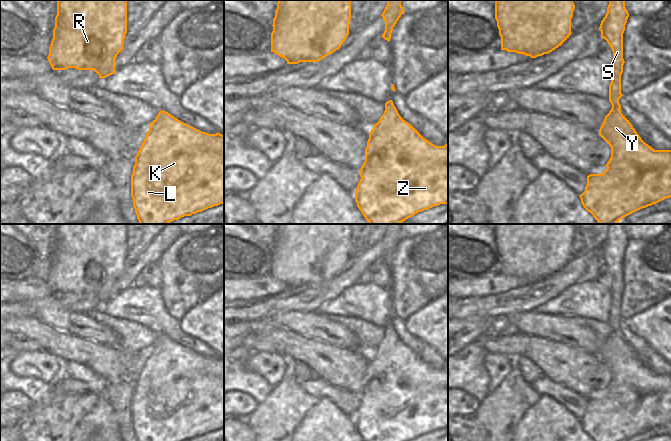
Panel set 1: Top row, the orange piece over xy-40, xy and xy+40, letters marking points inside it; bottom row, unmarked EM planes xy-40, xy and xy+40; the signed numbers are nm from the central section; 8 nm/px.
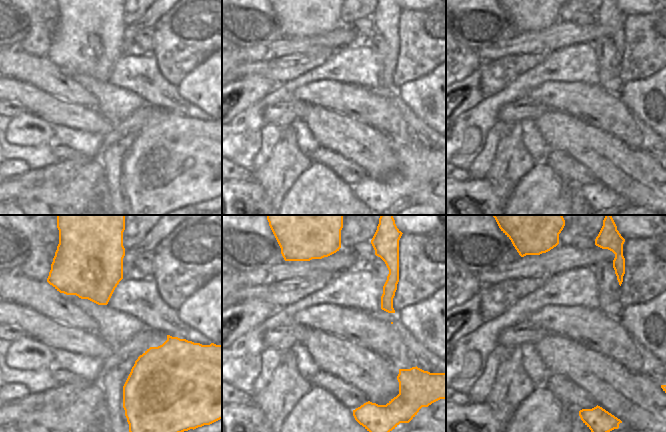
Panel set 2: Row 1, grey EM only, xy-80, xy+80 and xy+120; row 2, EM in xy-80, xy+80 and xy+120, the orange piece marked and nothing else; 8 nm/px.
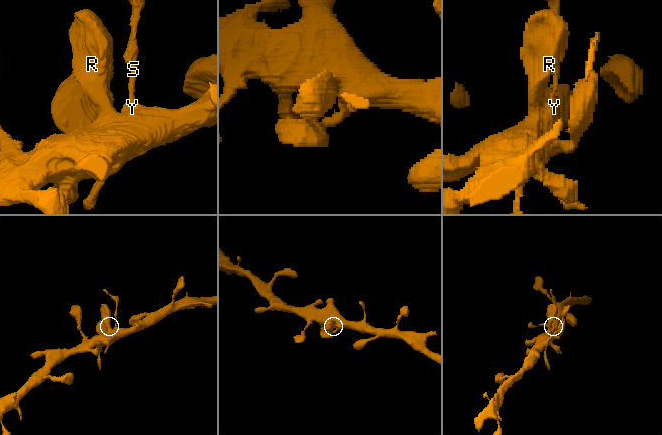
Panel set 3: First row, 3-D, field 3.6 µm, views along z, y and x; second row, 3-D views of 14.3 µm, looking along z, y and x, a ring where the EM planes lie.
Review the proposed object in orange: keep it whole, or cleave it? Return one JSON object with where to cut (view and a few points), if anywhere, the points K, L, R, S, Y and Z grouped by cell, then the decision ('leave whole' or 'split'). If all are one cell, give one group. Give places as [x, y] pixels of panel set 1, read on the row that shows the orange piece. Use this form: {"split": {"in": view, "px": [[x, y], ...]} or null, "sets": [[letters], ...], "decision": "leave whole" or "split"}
{"split": {"in": "xy+40", "px": [[612, 103], [619, 109]]}, "sets": [["K", "L", "R", "Y", "Z"], ["S"]], "decision": "split"}

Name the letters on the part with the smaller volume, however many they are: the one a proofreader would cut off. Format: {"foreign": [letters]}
{"foreign": ["S"]}

